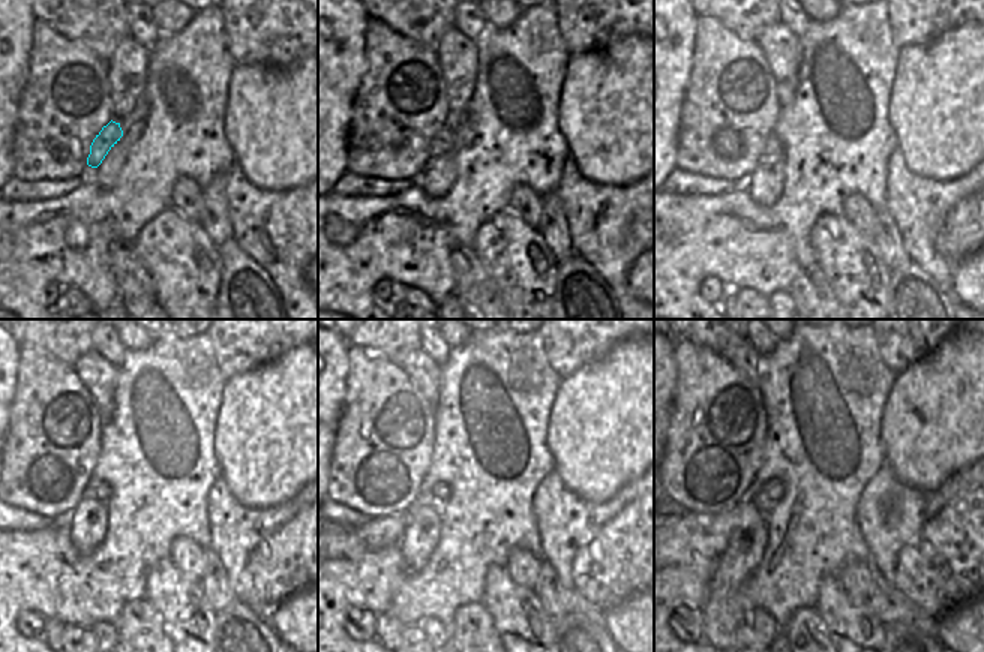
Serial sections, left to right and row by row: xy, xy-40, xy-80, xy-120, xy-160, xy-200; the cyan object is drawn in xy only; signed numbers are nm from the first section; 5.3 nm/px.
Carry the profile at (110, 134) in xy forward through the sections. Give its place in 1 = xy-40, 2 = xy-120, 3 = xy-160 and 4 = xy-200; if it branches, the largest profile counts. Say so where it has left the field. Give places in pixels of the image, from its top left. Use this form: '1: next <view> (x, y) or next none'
1: next xy-40 (441, 143)
2: next xy-120 (102, 492)
3: next xy-160 (440, 493)
4: next xy-200 (771, 492)

